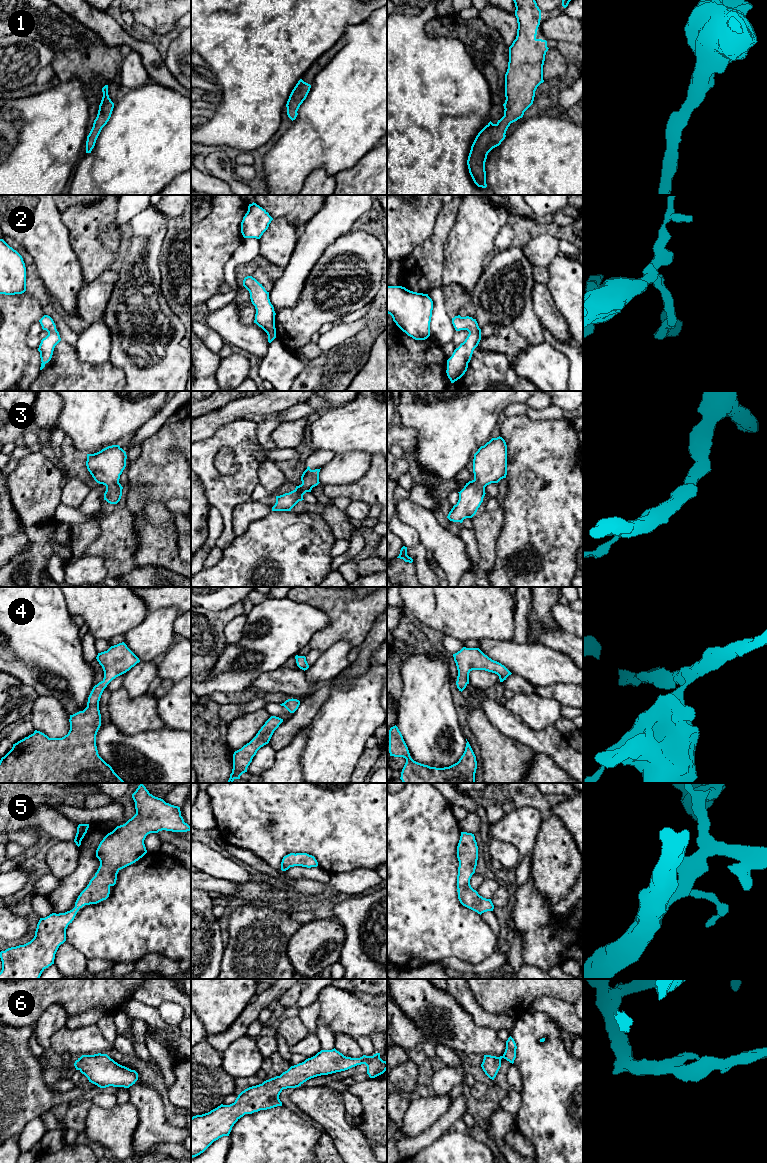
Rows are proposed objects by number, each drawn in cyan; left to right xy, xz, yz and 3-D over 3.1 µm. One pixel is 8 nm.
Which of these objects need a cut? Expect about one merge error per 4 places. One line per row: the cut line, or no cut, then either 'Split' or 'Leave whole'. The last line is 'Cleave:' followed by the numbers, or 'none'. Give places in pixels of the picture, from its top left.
1: No split. Leave whole
2: No split. Leave whole
3: No split. Leave whole
4: No split. Leave whole
5: No split. Leave whole
6: No split. Leave whole
Cleave: none

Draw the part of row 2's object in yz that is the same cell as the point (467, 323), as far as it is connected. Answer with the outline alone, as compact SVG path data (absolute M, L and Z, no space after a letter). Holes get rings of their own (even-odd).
M455 316L452 318L452 324L456 331L467 330L469 332L465 341L454 350L452 356L447 360L446 373L451 383L454 383L467 371L473 351L481 340L481 329L476 319L469 316Z

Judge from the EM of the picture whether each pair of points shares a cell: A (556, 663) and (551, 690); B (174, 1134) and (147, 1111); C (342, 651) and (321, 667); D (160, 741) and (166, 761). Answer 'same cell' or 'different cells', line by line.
A: different cells
B: same cell
C: same cell
D: same cell

